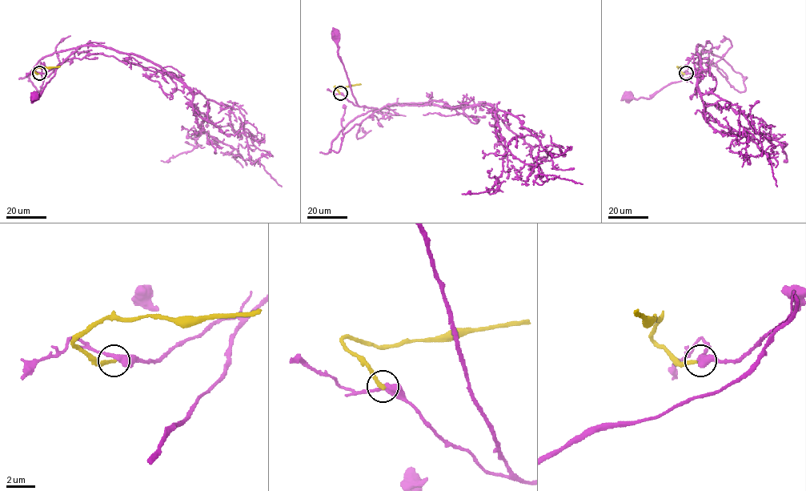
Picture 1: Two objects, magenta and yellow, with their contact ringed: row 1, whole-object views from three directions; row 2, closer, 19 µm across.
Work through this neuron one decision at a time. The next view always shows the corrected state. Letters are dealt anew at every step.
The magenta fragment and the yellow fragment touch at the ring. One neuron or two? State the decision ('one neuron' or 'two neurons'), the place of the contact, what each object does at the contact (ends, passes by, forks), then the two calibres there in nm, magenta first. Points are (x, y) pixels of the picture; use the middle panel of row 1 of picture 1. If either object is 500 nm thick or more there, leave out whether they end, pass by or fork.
two neurons | (340, 93) | magenta passes by | yellow ends | 400/280 nm

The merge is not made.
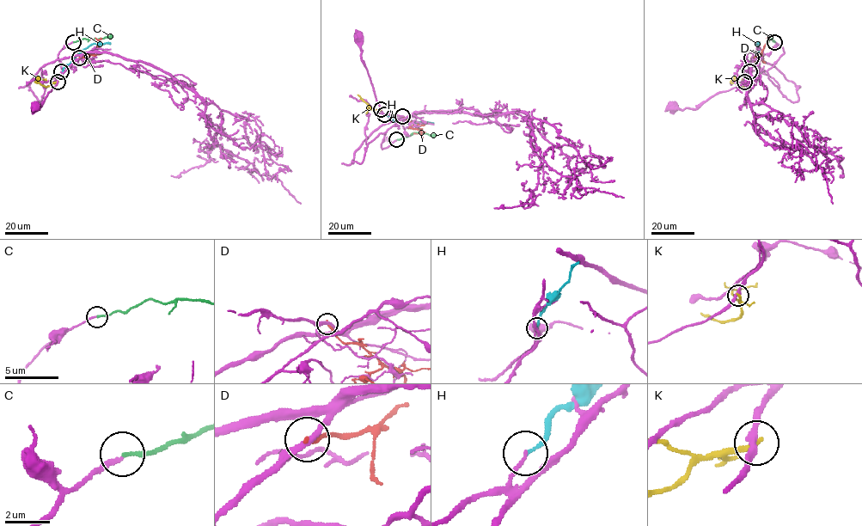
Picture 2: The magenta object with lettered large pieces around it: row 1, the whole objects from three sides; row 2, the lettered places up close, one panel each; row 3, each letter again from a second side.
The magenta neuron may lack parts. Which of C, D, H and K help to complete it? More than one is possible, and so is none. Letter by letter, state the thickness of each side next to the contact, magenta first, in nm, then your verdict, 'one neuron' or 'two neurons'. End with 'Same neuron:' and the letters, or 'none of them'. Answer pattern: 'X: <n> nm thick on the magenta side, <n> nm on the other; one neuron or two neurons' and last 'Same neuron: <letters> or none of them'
C: 180 nm thick on the magenta side, 180 nm on the other; one neuron
D: 240 nm thick on the magenta side, 200 nm on the other; two neurons
H: 140 nm thick on the magenta side, 140 nm on the other; two neurons
K: 280 nm thick on the magenta side, 240 nm on the other; two neurons
Same neuron: C

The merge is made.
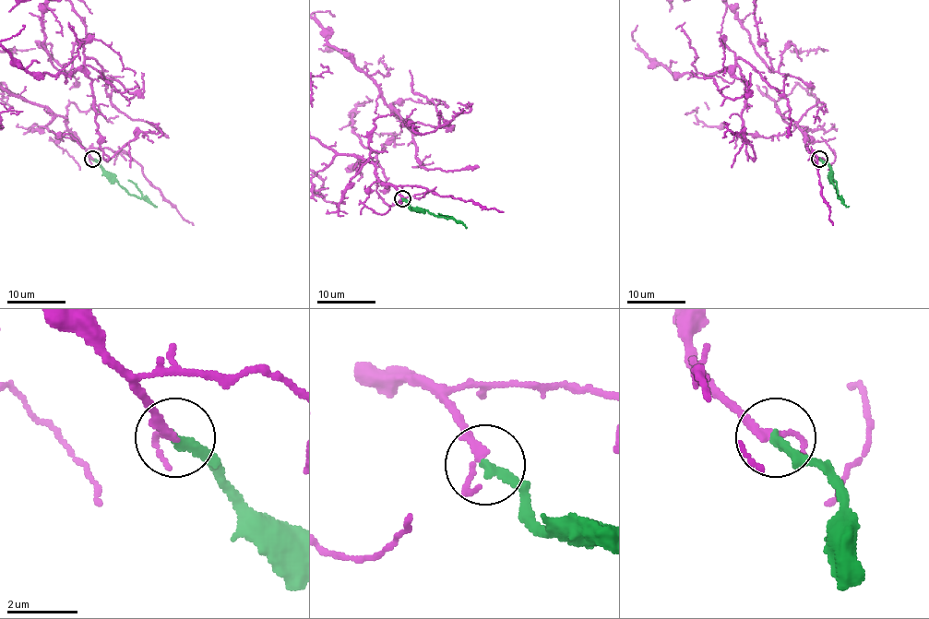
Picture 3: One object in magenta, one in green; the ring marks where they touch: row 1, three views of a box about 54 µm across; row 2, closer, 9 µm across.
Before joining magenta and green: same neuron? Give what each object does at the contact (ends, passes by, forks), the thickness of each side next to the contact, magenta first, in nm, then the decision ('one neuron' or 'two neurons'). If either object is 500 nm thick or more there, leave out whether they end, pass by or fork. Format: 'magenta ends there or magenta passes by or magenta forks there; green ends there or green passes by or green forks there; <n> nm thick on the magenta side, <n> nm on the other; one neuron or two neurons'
magenta passes by; green ends there; 190 nm thick on the magenta side, 260 nm on the other; one neuron

